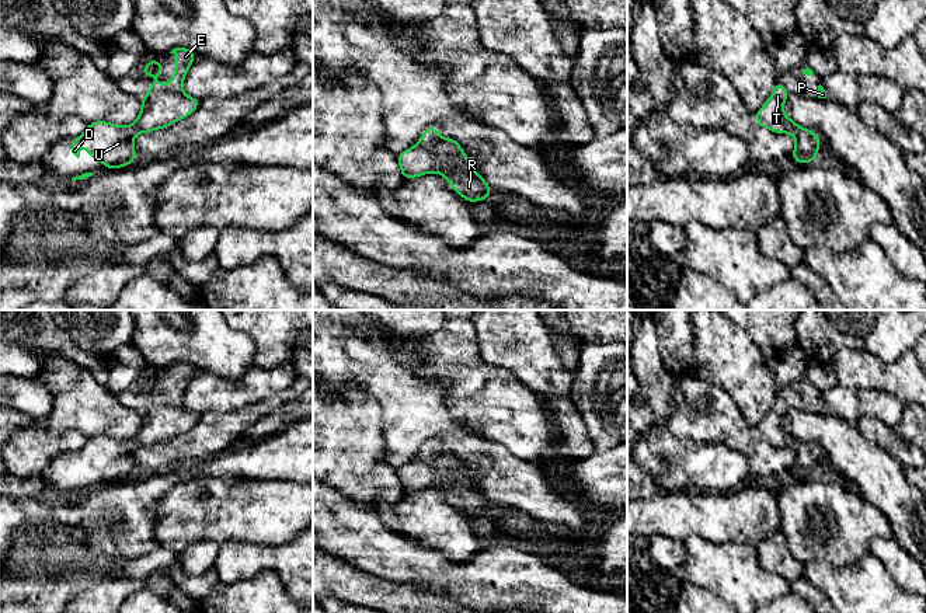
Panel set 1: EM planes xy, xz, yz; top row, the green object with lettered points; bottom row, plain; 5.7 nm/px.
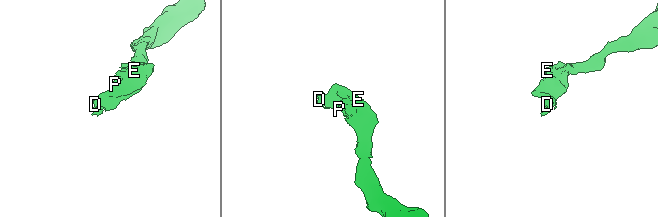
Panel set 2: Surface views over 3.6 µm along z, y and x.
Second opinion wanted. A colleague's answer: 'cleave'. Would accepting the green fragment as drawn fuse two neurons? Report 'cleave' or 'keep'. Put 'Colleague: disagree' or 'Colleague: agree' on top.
Colleague: disagree
keep

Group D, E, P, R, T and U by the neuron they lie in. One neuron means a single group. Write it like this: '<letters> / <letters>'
D E P R T U

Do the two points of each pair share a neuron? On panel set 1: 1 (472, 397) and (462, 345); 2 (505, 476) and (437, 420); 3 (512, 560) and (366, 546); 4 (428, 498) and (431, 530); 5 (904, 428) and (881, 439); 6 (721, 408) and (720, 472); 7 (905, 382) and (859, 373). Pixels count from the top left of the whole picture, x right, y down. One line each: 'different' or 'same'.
1: same
2: same
3: same
4: same
5: different
6: different
7: same

